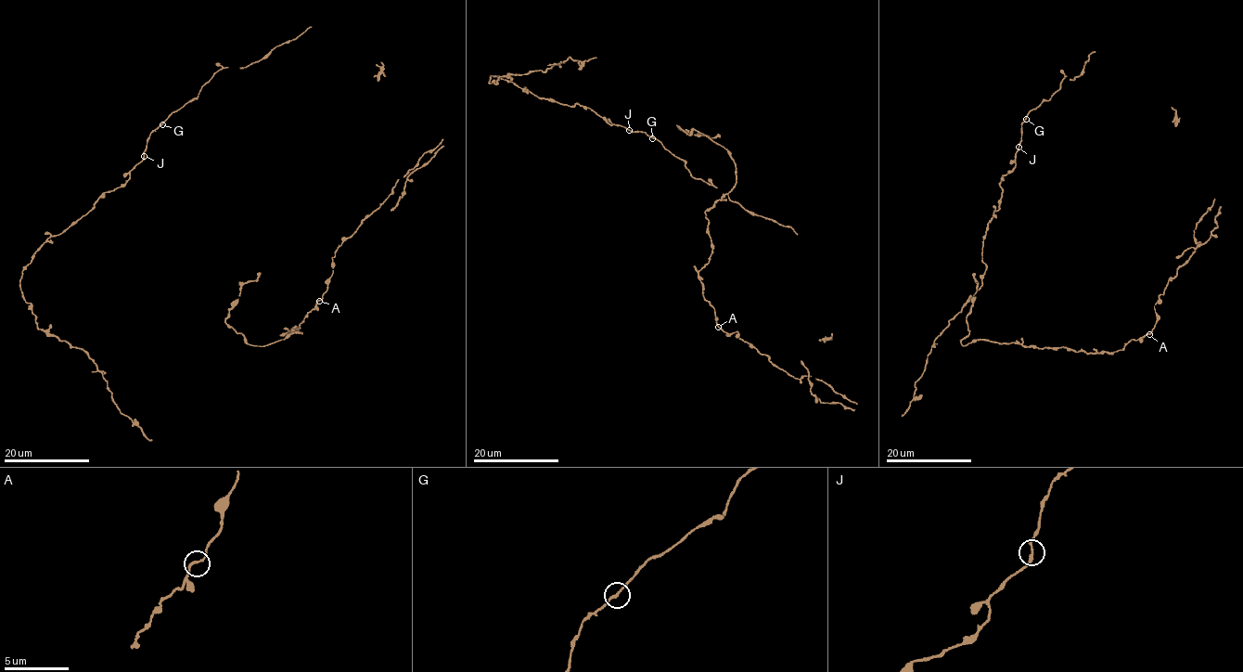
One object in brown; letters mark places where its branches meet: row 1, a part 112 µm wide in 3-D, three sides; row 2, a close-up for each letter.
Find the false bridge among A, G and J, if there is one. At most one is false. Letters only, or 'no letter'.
no letter

